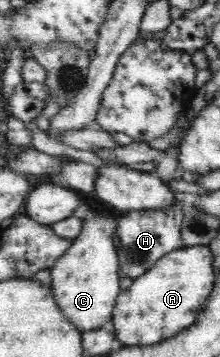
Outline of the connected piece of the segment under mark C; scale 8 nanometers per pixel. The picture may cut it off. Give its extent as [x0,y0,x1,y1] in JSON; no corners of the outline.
[50,211,121,333]

